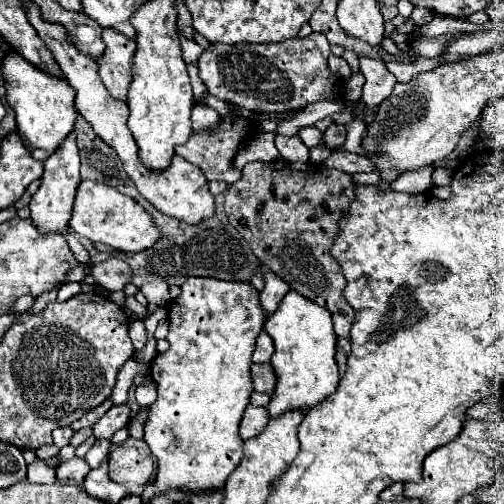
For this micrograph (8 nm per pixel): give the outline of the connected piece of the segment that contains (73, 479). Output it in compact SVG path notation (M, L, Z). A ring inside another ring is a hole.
M71 458L71 460L67 460L67 462L57 466L55 476L57 476L57 480L61 480L65 484L81 486L85 476L87 476L87 472L89 472L89 466L81 458Z

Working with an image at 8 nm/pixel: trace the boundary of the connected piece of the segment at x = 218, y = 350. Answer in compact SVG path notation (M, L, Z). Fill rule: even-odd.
M187 278L187 282L181 286L181 296L171 302L167 334L171 348L165 354L157 354L151 362L151 378L157 382L159 396L157 402L151 404L151 412L145 422L145 442L151 448L151 454L157 458L157 476L153 482L157 496L165 494L167 490L221 490L227 476L241 462L243 440L239 438L239 422L253 392L249 372L253 364L251 354L263 324L265 312L259 306L259 294L247 282Z

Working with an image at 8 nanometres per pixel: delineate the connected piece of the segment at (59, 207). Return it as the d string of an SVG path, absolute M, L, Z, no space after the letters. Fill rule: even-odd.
M71 132L63 144L57 148L57 152L45 160L45 172L41 178L41 188L33 194L29 210L31 210L31 222L39 228L39 234L67 234L69 232L69 218L77 194L77 186L81 184L79 176L79 150L75 144L75 132Z

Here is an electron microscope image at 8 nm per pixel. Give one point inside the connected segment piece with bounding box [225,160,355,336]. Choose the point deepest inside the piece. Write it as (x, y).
(288, 214)

